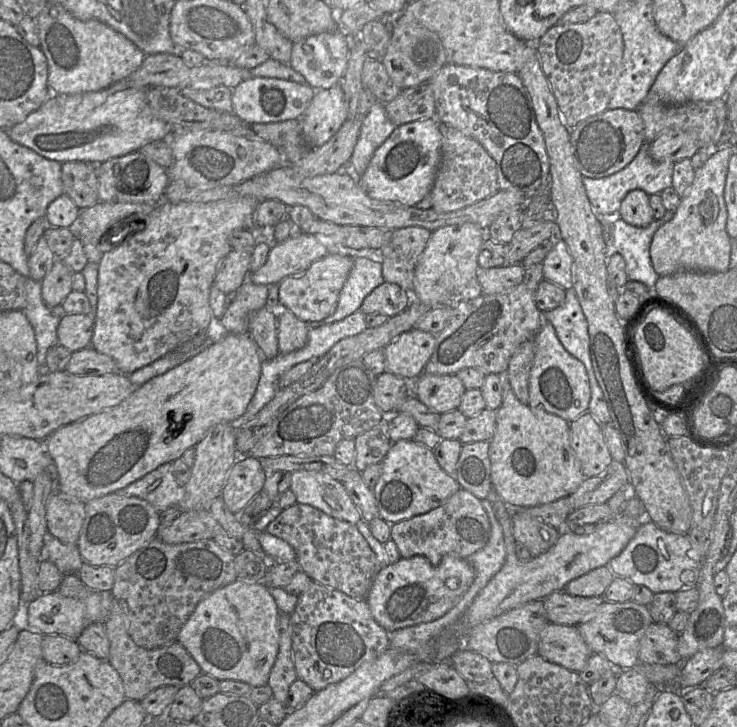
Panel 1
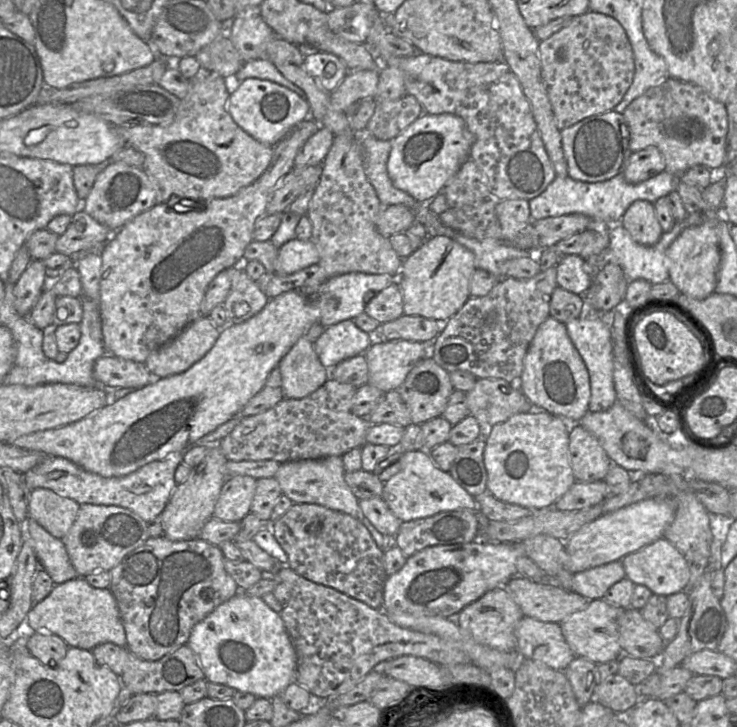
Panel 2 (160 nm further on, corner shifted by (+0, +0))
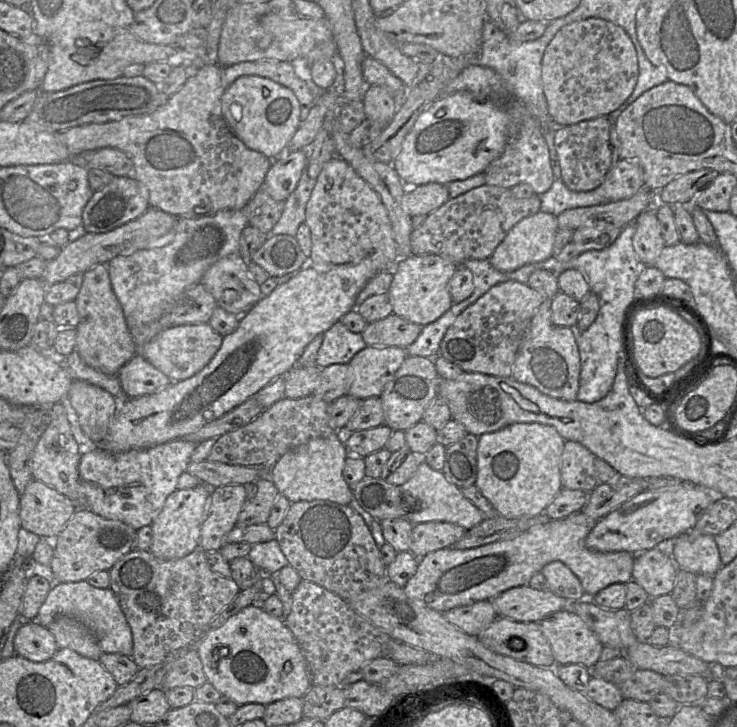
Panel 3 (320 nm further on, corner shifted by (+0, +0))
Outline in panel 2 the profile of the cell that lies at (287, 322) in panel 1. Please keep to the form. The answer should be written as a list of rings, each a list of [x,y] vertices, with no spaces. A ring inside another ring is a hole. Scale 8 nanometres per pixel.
[[[306,335],[298,339],[280,360],[278,367],[281,371],[284,398],[304,398],[330,378],[331,369],[321,364]]]

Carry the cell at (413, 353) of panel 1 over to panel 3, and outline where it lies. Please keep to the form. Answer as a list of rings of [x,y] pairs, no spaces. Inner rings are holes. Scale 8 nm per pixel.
[[[367,346],[349,362],[351,386],[348,394],[358,399],[380,397],[386,384],[407,358],[405,348]]]

